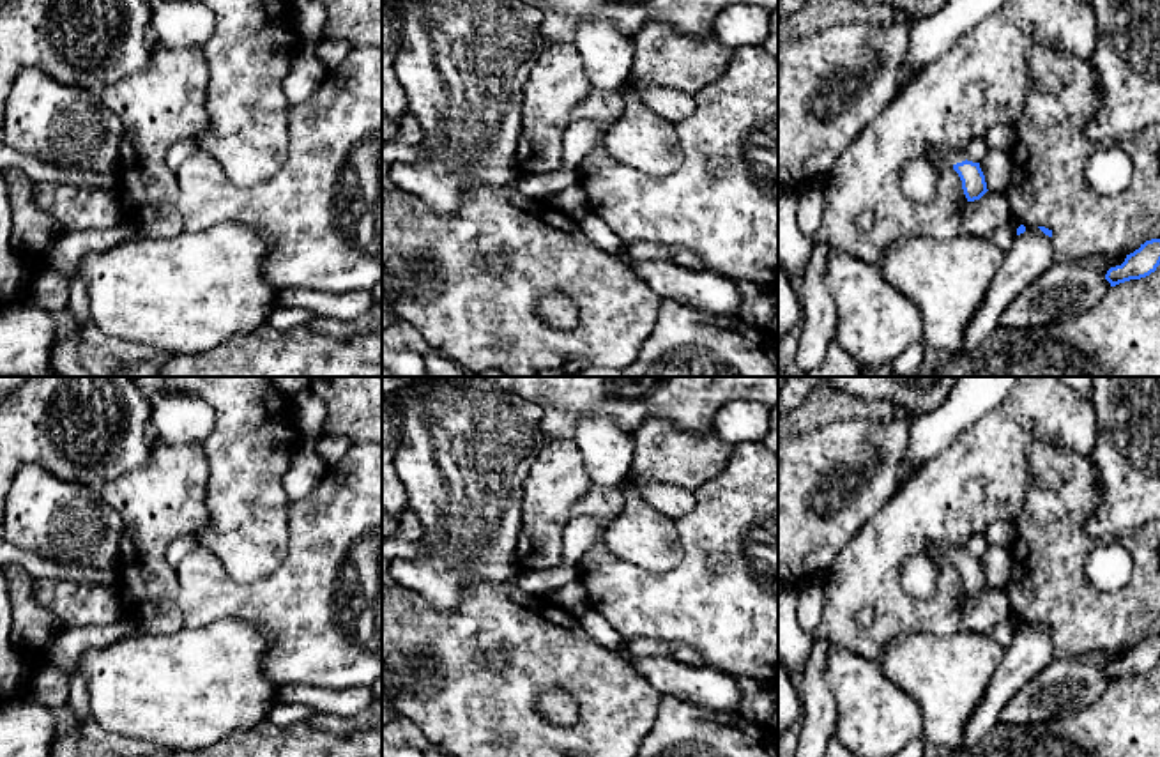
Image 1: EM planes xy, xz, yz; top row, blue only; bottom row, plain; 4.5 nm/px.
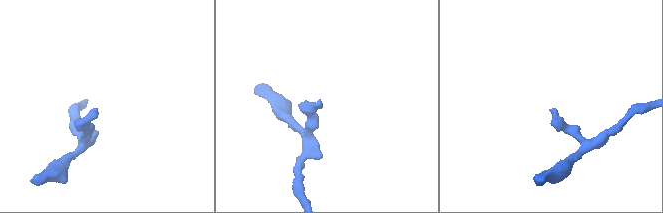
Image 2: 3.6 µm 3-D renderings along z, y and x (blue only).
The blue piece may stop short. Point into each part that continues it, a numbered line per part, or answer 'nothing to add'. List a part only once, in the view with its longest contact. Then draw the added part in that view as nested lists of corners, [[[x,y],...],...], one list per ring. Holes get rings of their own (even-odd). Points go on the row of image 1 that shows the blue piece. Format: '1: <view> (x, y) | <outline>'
1: yz (939, 154) | [[[934,149],[928,152],[928,161],[930,163],[948,163],[948,164],[957,164],[965,161],[965,156],[962,152],[957,150],[948,150],[948,149]]]

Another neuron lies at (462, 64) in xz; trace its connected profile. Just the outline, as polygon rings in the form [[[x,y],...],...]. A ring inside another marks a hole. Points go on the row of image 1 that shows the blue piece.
[[[382,0],[403,25],[394,71],[405,90],[408,113],[421,124],[421,159],[391,163],[394,186],[423,200],[435,214],[462,207],[463,191],[472,186],[515,187],[520,179],[516,149],[522,134],[522,90],[530,69],[546,46],[543,11],[525,0]]]

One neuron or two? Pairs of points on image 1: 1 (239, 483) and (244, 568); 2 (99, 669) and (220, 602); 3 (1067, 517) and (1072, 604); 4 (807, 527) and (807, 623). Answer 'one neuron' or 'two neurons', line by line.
1: one neuron
2: two neurons
3: one neuron
4: two neurons

